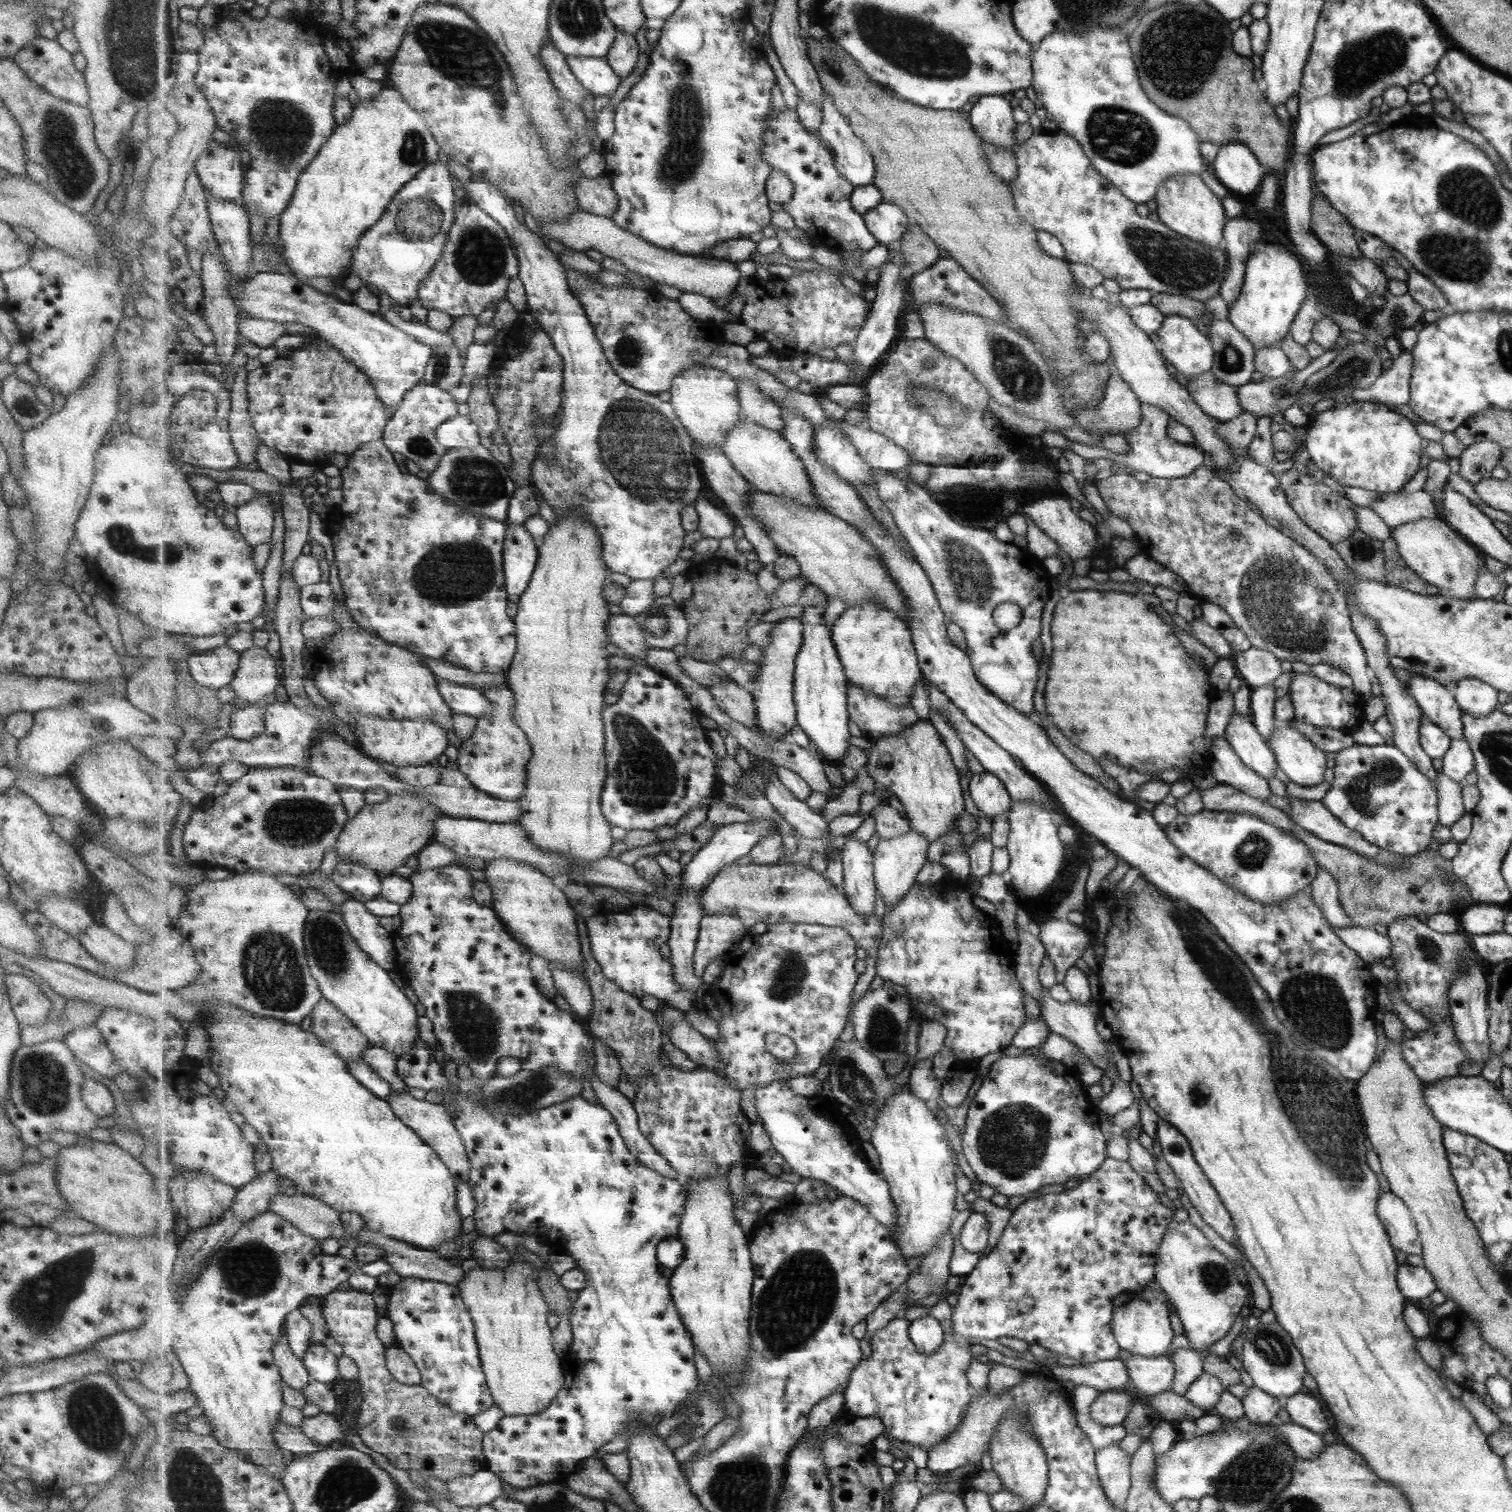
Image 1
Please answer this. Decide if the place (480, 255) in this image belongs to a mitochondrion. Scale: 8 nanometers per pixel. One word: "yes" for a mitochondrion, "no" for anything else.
yes

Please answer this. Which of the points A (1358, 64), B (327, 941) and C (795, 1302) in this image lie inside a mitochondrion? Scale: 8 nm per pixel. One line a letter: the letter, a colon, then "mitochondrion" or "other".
A: mitochondrion
B: mitochondrion
C: mitochondrion

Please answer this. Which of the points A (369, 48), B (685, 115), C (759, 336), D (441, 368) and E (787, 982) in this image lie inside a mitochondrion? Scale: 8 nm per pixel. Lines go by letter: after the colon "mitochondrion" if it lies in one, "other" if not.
A: other
B: mitochondrion
C: other
D: mitochondrion
E: mitochondrion

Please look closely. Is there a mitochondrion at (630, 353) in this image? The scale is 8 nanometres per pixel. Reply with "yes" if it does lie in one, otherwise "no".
yes

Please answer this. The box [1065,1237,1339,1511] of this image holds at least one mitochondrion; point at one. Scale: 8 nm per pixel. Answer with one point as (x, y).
(1248, 1476)

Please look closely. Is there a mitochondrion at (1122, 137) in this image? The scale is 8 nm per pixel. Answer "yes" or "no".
yes

